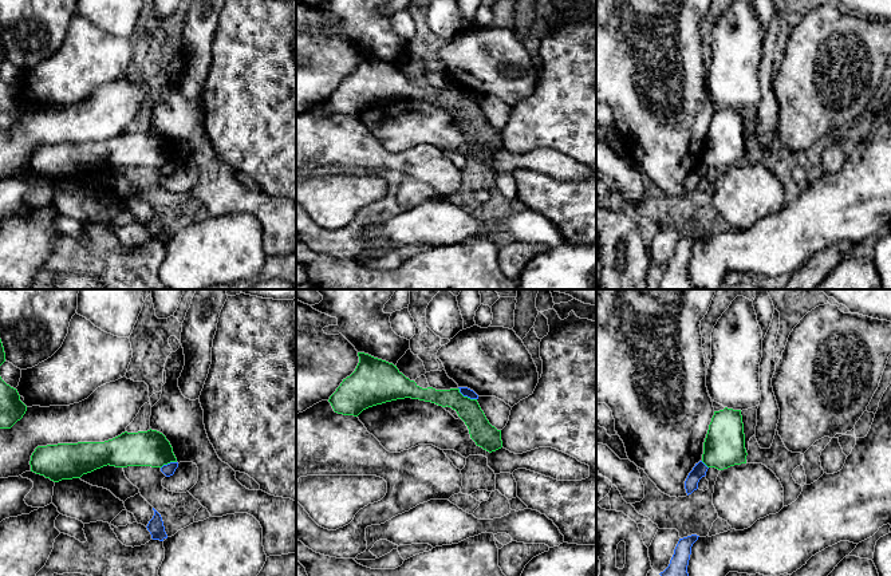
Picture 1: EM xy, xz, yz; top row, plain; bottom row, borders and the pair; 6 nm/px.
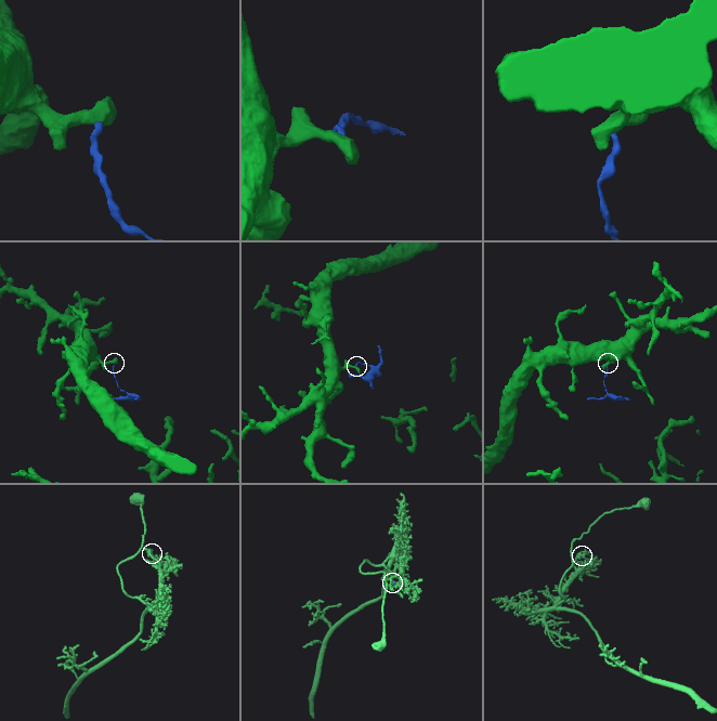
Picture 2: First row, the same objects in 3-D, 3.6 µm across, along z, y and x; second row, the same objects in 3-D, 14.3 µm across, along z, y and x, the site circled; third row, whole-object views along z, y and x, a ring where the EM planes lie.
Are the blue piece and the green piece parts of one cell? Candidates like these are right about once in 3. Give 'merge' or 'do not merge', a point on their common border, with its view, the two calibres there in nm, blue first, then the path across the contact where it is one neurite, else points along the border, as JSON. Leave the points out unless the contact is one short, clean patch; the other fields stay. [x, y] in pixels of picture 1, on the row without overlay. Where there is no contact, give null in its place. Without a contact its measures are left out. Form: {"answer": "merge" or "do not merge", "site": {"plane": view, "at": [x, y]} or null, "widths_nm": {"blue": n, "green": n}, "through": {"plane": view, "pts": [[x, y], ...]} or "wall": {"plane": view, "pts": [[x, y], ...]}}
{"answer": "do not merge", "site": {"plane": "xz", "at": [466, 95]}, "widths_nm": {"blue": 60, "green": 150}, "wall": {"plane": "xz", "pts": [[458, 87], [464, 95], [476, 99]]}}

